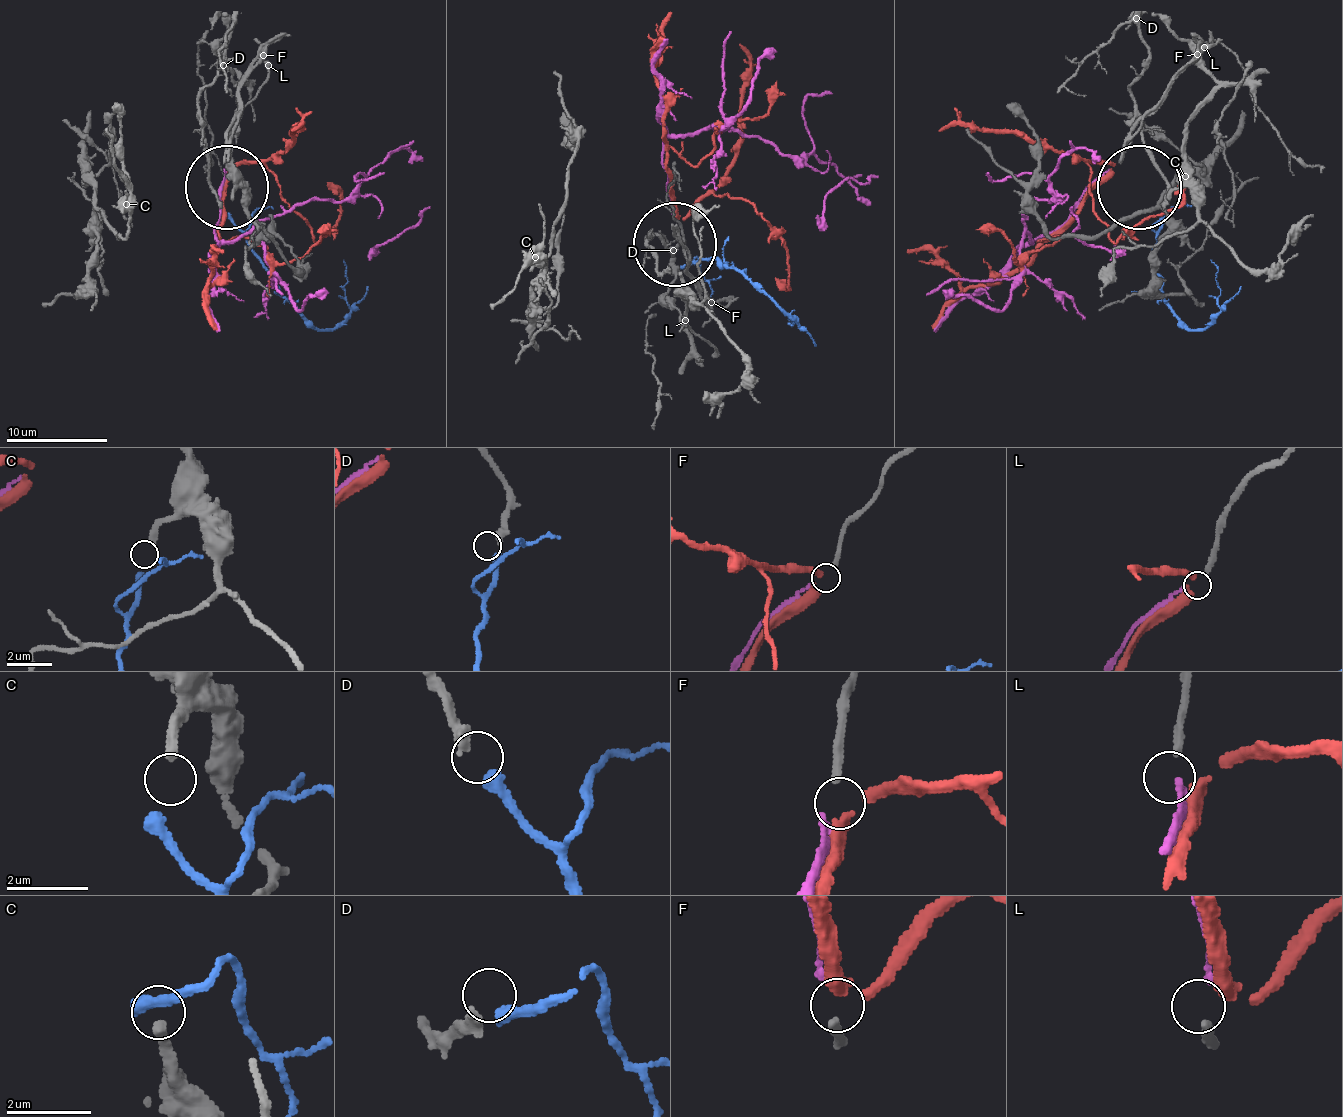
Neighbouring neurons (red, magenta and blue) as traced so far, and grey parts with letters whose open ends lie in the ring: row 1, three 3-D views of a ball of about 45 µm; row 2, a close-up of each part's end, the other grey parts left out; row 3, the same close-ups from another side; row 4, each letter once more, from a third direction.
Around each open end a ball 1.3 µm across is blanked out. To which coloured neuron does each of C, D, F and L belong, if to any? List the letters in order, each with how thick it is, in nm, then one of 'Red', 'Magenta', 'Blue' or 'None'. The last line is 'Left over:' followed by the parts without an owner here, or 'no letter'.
C: Thickness 280 nm. None
D: Thickness 320 nm. Blue
F: Thickness 200 nm. Red
L: Thickness 190 nm. Magenta
Left over: C

